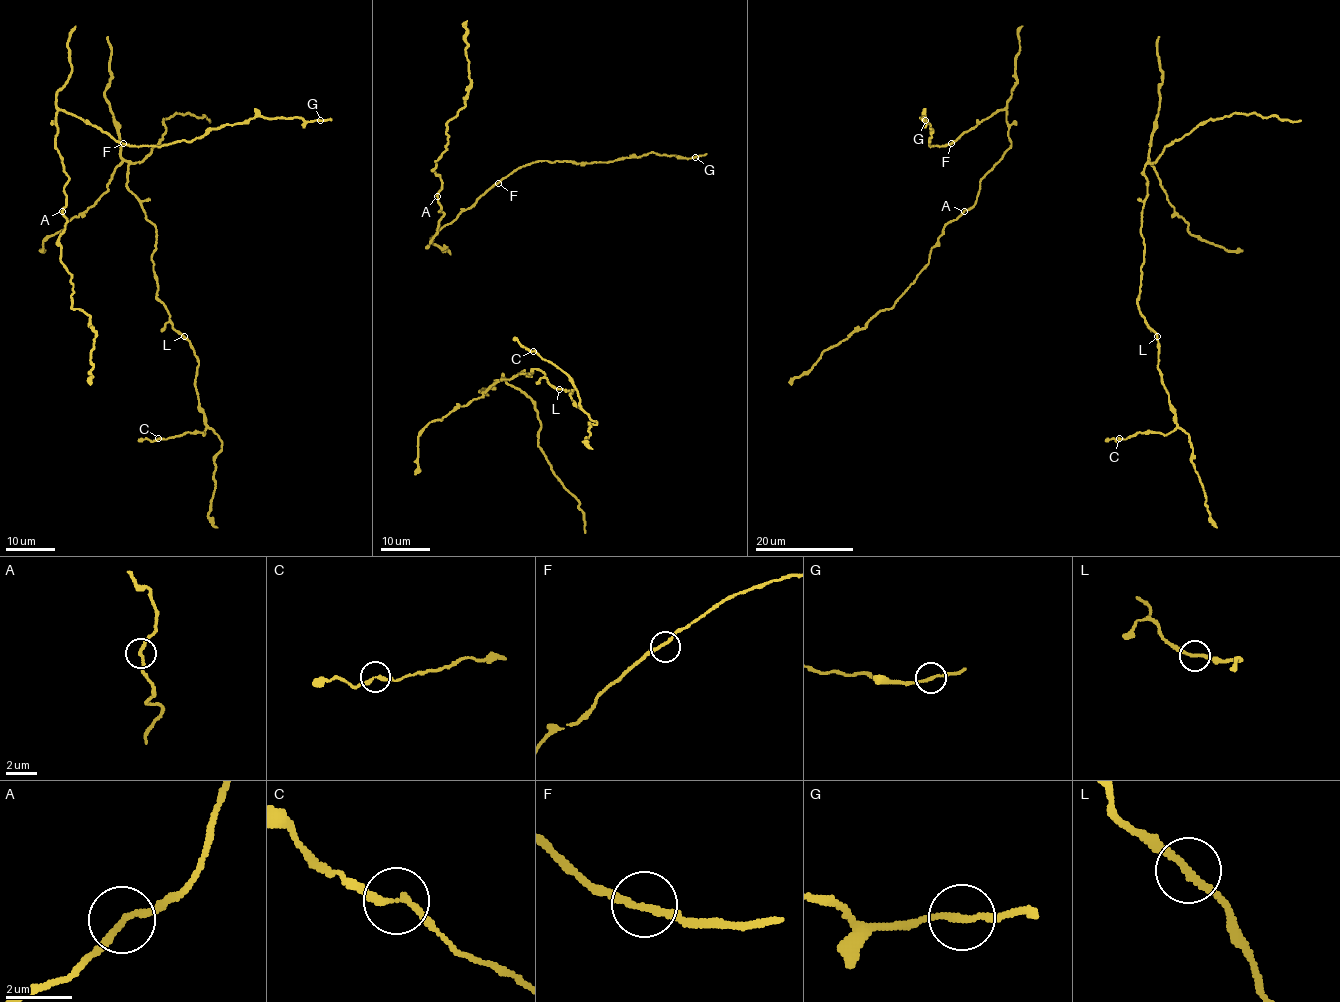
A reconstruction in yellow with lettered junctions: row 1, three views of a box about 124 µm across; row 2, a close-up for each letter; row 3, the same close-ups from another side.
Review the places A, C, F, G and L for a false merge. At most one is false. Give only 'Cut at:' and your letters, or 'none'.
Cut at: none

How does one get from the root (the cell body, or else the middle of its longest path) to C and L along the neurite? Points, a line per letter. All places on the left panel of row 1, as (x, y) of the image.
C: (107, 42), (105, 100), (128, 163), (127, 189), (155, 228), (157, 298), (199, 363), (205, 433), (158, 438)
L: (107, 42), (105, 100), (128, 163), (127, 189), (155, 228), (157, 298), (184, 336)

